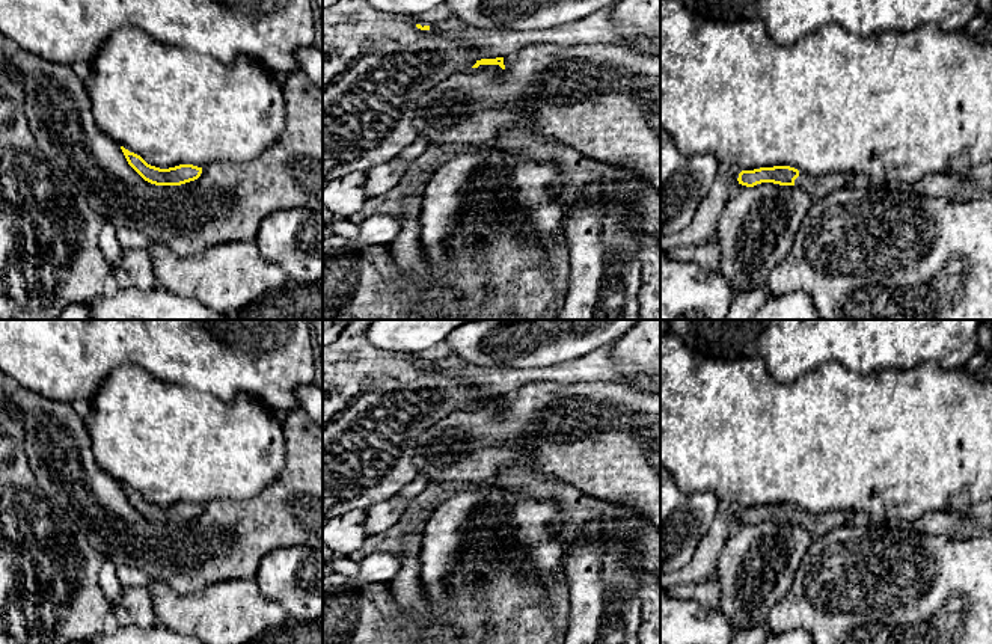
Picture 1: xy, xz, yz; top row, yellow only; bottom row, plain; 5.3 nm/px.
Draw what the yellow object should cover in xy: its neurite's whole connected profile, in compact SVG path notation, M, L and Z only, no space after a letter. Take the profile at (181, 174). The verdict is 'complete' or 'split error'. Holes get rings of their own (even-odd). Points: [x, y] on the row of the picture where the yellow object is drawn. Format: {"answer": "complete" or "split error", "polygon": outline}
{"answer": "complete", "polygon": "M121 146L128 164L148 182L155 186L181 186L201 176L202 167L193 164L179 164L169 169L160 169L148 164L140 155Z"}

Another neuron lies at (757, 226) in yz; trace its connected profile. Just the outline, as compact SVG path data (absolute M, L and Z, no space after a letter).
M733 186L718 223L716 273L728 281L734 296L764 285L787 255L813 202L796 186Z

